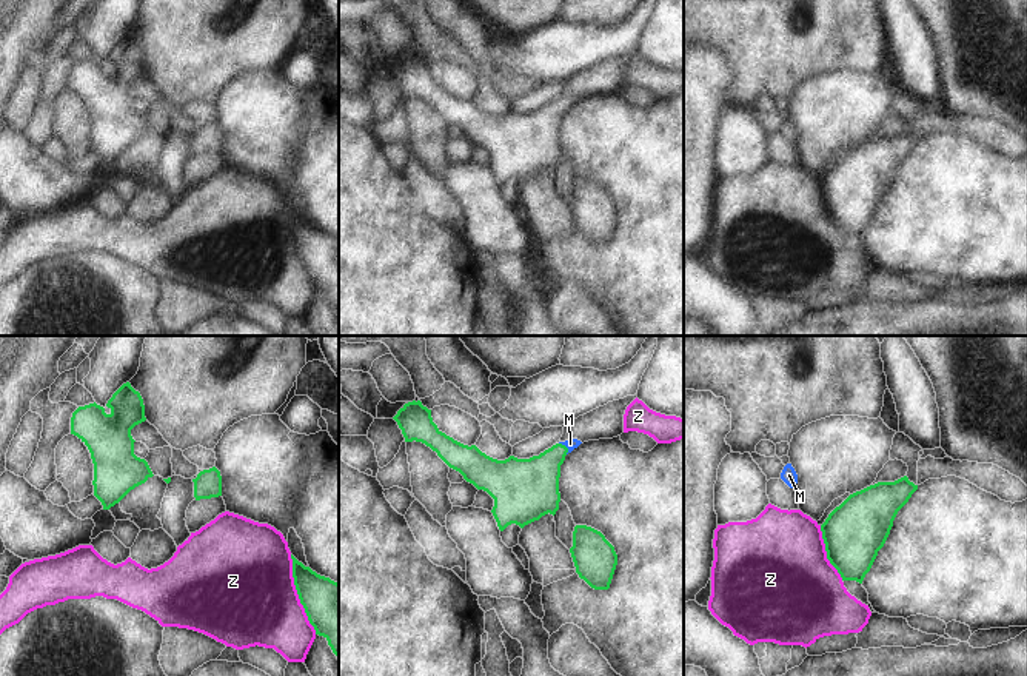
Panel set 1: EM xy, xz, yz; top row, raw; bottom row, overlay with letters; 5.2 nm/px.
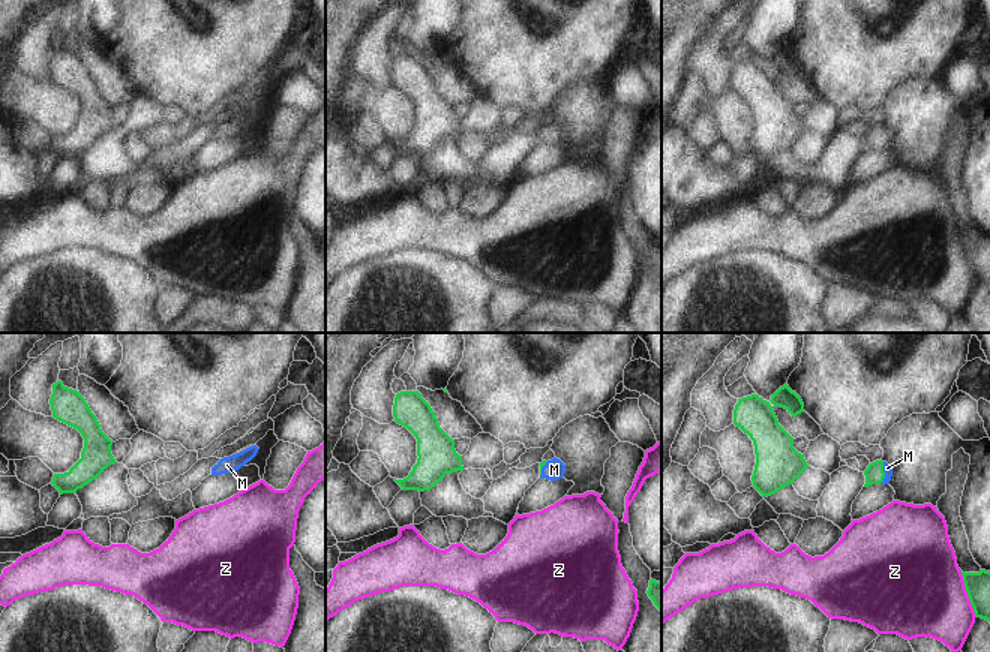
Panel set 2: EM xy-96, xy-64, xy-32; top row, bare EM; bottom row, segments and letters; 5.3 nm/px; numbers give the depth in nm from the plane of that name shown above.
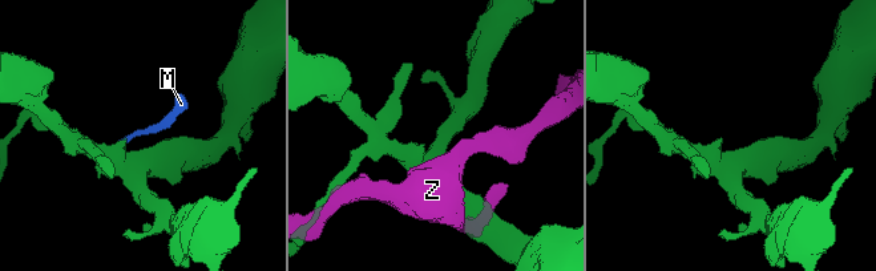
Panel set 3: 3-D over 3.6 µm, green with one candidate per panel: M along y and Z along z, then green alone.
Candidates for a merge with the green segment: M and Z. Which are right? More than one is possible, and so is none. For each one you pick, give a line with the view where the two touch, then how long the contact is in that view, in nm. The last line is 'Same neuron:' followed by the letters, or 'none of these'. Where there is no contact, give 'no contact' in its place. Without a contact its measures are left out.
M: xz | 80 nm
Same neuron: M

